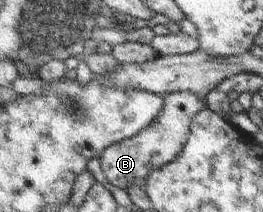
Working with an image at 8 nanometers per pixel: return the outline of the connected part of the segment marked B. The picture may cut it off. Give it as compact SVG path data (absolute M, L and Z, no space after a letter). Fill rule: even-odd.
M189 91L167 94L165 109L152 125L148 125L133 138L126 138L107 147L99 161L108 185L119 187L129 196L128 189L130 187L146 189L146 183L154 169L167 163L174 163L184 151L184 142L190 135L190 125L192 125L194 115L198 115L202 109L207 107L201 97L200 94Z

